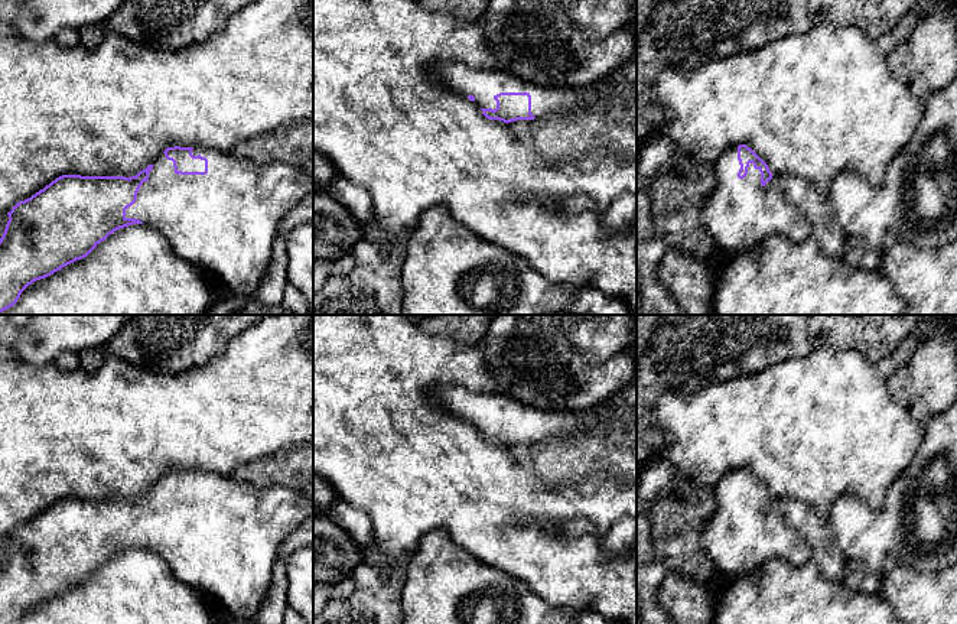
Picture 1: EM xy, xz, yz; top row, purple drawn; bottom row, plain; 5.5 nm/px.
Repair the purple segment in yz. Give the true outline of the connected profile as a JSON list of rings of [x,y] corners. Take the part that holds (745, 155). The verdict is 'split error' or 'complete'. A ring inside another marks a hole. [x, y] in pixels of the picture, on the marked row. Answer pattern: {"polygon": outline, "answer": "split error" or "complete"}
{"polygon": [[[746,144],[726,149],[715,163],[715,175],[715,191],[703,204],[702,221],[716,247],[736,254],[774,235],[795,244],[811,235],[810,220],[775,186],[768,165]]], "answer": "split error"}

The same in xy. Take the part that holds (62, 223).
{"polygon": [[[167,147],[152,165],[130,178],[62,175],[7,212],[9,221],[0,238],[0,312],[13,306],[33,282],[87,257],[110,234],[133,224],[162,233],[180,259],[219,279],[225,293],[254,299],[271,261],[280,221],[312,192],[313,176],[296,166],[263,163],[202,147]]], "answer": "split error"}

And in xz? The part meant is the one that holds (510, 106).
{"polygon": [[[436,62],[430,74],[456,92],[475,101],[489,120],[511,123],[549,114],[569,114],[586,103],[606,108],[608,95],[590,98],[590,87],[547,88],[507,71],[484,71],[459,62]]], "answer": "split error"}

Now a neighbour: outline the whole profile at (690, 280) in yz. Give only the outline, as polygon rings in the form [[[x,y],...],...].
[[[668,250],[657,270],[660,285],[676,298],[683,315],[715,315],[716,276],[706,260],[686,251]]]

